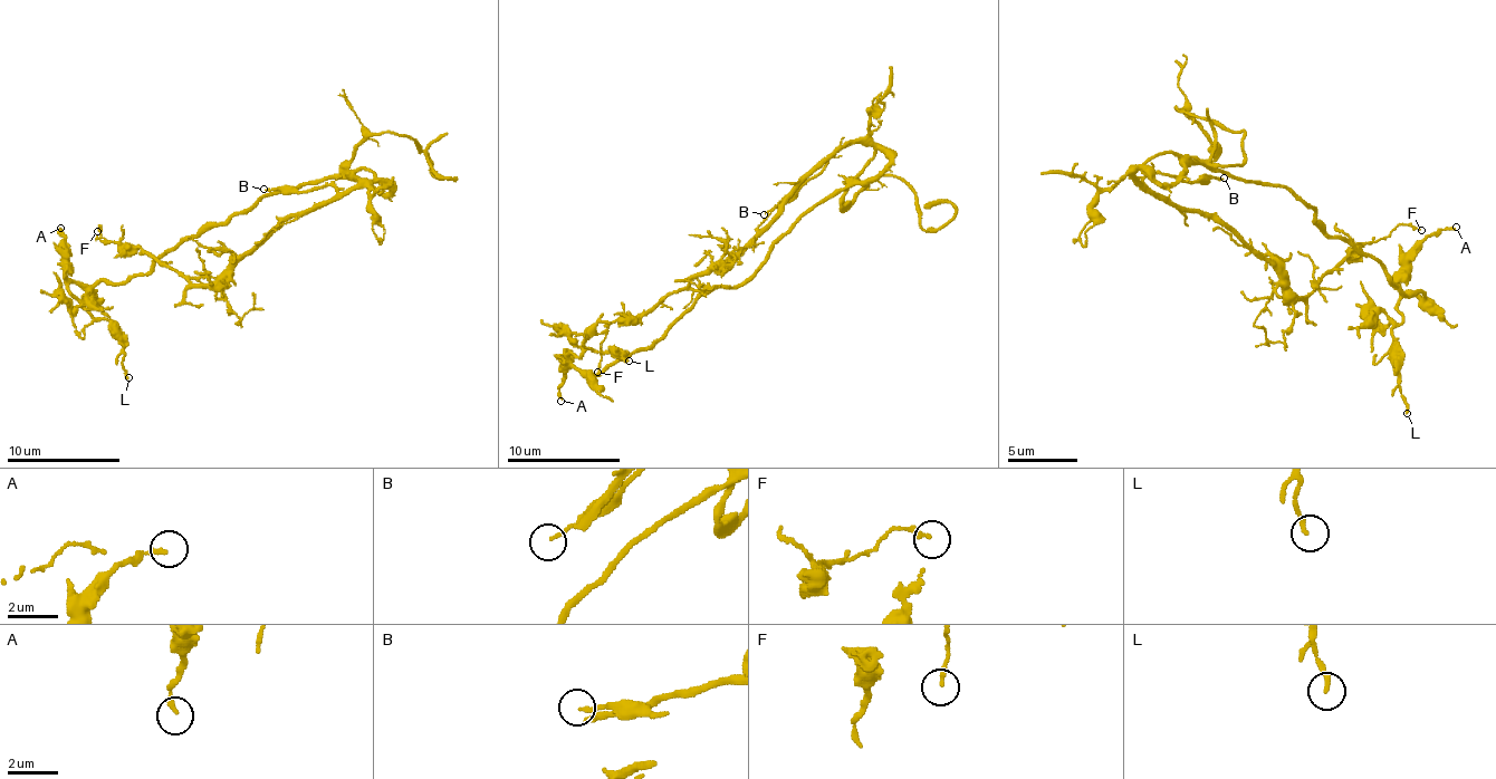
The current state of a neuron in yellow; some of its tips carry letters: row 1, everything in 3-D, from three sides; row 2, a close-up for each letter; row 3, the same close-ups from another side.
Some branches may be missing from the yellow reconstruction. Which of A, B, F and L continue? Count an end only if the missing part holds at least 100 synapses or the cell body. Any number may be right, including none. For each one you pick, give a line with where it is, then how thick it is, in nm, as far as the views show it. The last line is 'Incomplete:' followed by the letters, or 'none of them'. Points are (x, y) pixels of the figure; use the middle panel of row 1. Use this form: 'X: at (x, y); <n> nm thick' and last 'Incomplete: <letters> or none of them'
Incomplete: none of them

